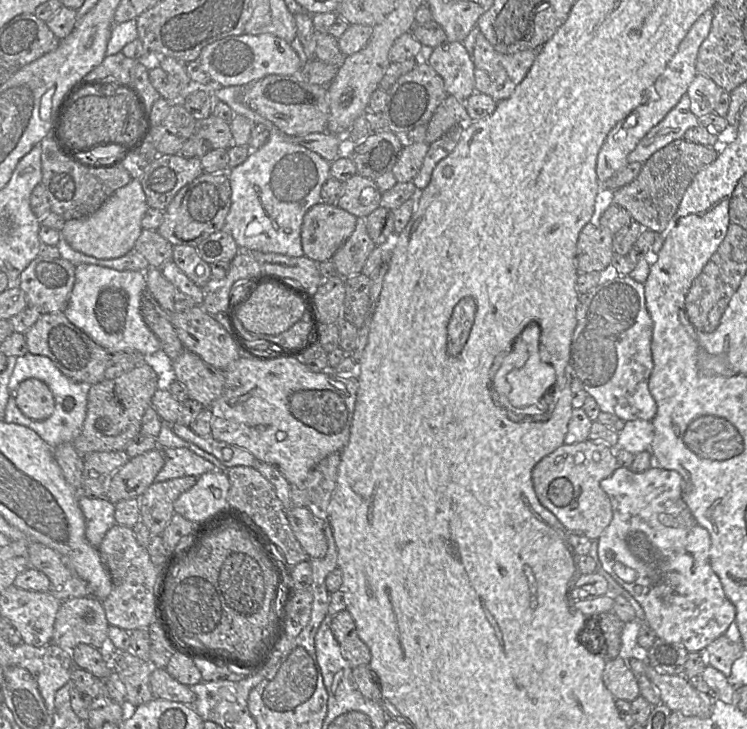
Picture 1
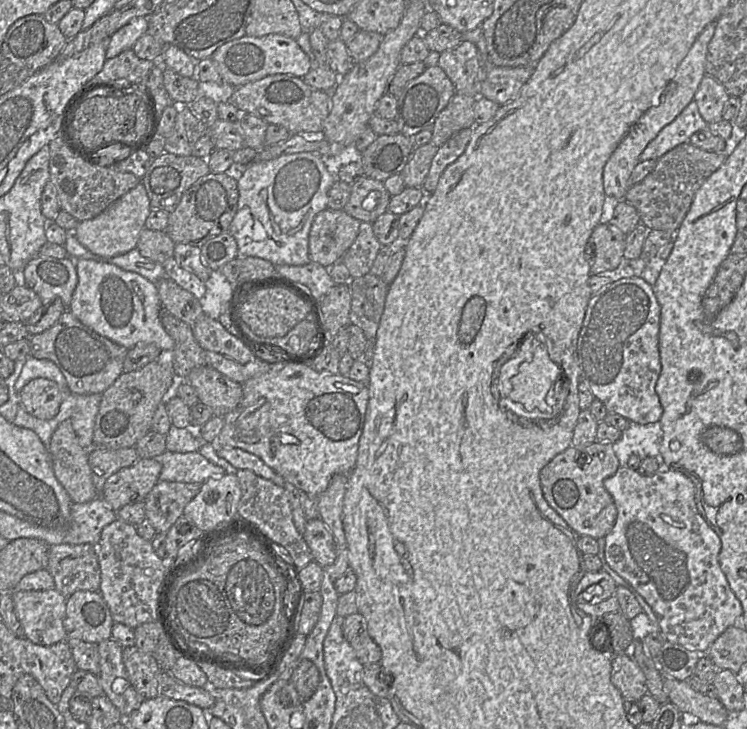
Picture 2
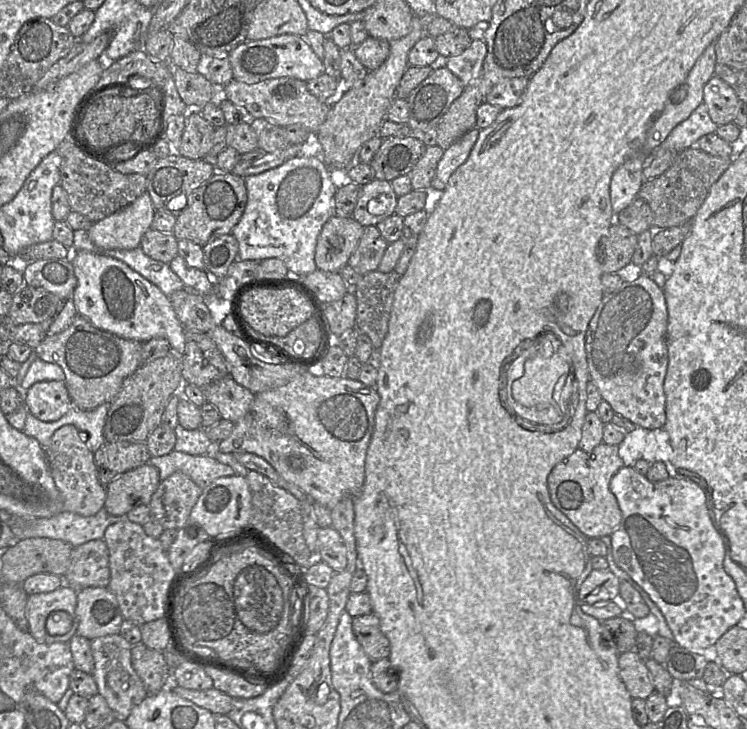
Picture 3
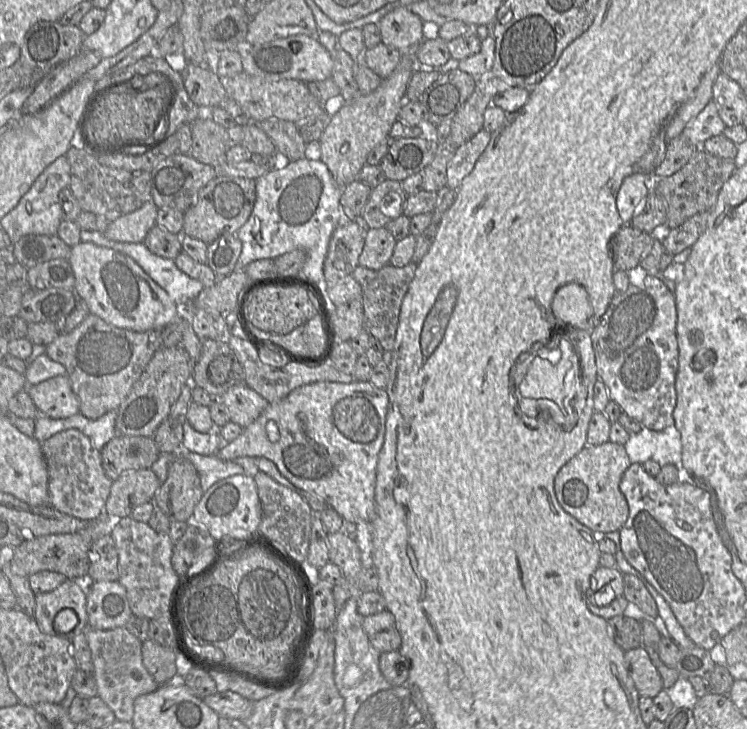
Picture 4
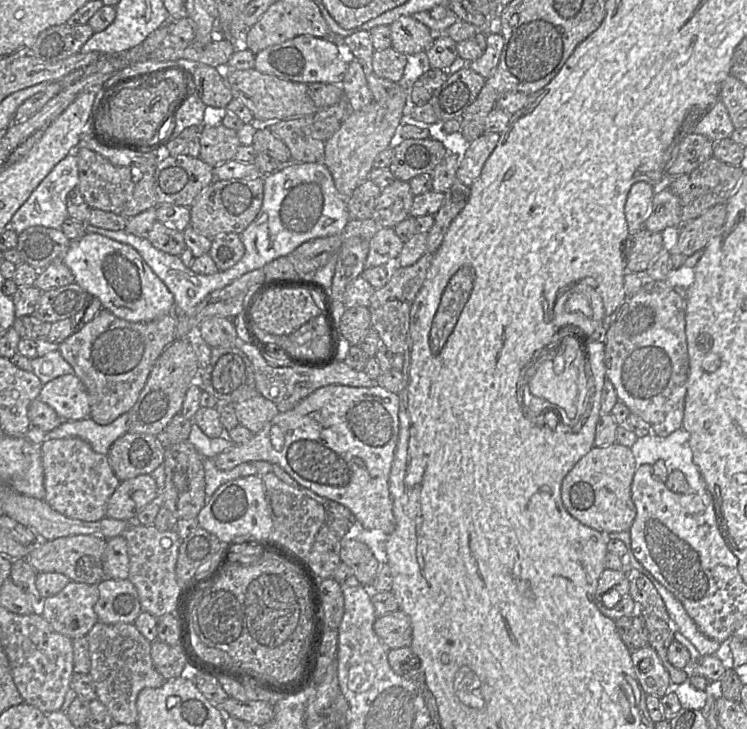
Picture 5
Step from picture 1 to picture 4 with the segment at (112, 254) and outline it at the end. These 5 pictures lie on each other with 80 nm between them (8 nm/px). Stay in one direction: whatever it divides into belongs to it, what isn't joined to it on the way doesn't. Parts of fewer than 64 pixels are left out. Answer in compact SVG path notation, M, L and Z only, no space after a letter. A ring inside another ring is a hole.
M148 201L139 209L111 221L103 234L113 241L143 242L149 230L156 225L157 211L154 202Z

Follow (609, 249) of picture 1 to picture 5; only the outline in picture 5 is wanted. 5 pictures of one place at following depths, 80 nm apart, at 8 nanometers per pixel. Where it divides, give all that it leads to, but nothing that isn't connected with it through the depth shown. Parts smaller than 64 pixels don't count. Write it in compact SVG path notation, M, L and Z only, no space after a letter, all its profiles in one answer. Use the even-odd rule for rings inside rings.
M641 229L636 233L630 233L624 244L627 272L646 271L650 262L663 248L663 238L660 232Z

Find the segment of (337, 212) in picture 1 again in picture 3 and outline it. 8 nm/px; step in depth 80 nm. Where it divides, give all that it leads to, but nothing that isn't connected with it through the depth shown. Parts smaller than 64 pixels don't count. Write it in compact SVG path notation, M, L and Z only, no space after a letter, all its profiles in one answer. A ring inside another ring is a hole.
M331 216L317 238L315 263L318 269L339 272L348 264L363 234L364 226L353 217Z

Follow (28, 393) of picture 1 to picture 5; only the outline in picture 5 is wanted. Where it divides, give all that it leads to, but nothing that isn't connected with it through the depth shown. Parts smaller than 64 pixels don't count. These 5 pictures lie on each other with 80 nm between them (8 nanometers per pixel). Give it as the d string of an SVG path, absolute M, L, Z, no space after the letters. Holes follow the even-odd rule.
M75 374L61 375L43 384L38 399L49 405L64 421L91 418L86 388Z

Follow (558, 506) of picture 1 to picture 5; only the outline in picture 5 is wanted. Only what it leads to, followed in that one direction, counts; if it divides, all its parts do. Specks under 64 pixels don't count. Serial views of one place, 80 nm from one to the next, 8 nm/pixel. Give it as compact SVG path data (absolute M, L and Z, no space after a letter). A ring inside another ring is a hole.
M619 443L594 446L562 481L561 498L565 508L582 524L602 533L629 530L636 518L631 485L637 467L629 447Z

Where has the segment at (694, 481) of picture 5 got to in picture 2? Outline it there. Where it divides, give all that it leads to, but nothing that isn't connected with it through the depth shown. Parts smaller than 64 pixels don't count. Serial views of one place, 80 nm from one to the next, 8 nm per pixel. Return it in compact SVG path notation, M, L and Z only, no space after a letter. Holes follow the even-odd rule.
M659 422L642 425L630 423L622 431L621 437L612 444L620 466L626 466L633 454L641 459L645 457L660 457L660 445L663 431Z

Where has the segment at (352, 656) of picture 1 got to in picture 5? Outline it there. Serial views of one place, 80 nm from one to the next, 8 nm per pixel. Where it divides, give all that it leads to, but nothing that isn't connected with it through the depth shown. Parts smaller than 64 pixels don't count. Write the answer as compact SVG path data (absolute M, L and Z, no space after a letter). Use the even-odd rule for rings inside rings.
M401 610L377 617L373 628L379 639L390 650L409 647L412 643L411 620Z

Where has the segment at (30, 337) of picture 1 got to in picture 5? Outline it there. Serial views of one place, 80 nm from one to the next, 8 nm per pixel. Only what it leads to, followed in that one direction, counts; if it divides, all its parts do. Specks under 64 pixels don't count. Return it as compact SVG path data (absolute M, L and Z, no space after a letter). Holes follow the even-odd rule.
M102 309L91 321L59 344L58 351L86 388L90 417L106 425L136 403L163 350L176 340L177 315L172 312L146 322L130 322Z

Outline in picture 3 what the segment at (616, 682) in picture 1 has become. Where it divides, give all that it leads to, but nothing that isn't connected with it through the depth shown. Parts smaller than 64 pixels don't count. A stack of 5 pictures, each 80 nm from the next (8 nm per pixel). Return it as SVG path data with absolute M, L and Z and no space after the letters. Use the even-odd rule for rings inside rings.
M635 650L618 656L619 676L632 698L646 699L655 692L649 671Z

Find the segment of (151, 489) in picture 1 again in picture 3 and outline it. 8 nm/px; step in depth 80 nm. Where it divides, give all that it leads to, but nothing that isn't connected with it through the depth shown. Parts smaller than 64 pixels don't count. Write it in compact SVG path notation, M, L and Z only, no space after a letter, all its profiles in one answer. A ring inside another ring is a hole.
M174 472L160 482L152 495L148 504L151 516L164 529L183 527L202 490L184 473Z

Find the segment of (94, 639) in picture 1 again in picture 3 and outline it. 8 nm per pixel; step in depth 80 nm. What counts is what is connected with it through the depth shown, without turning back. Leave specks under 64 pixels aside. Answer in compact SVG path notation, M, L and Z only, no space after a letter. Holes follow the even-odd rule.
M87 587L77 594L76 635L93 640L117 634L124 621L117 598L108 587Z

